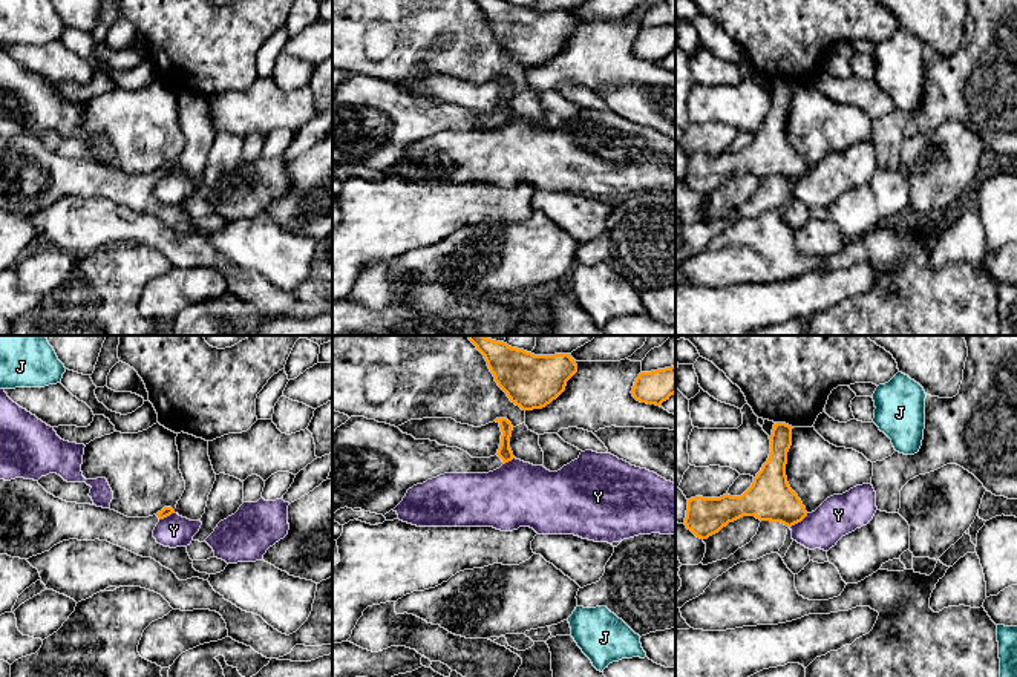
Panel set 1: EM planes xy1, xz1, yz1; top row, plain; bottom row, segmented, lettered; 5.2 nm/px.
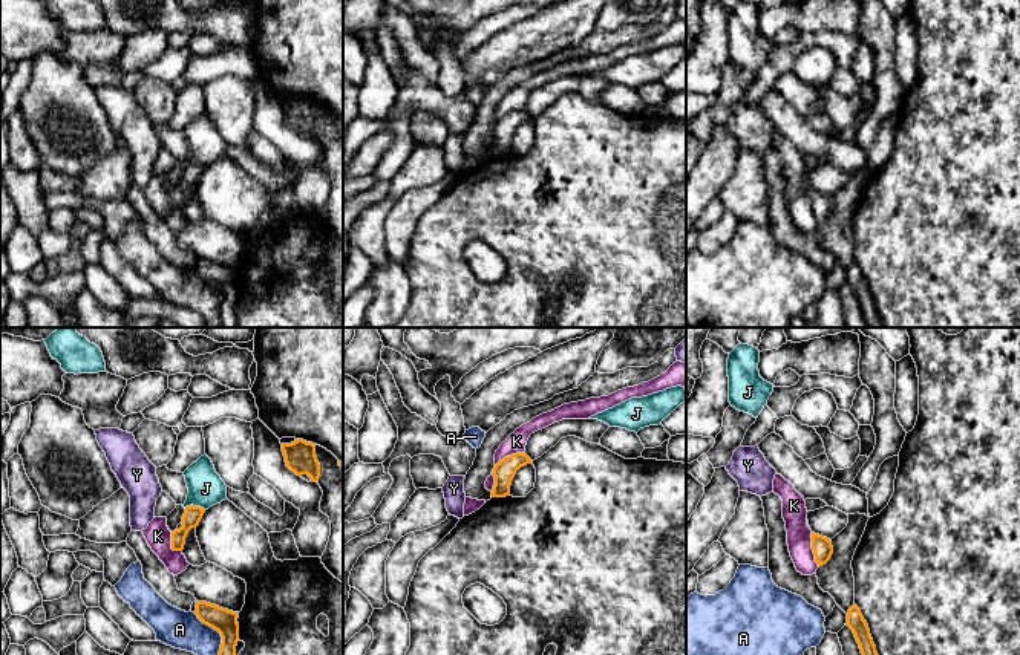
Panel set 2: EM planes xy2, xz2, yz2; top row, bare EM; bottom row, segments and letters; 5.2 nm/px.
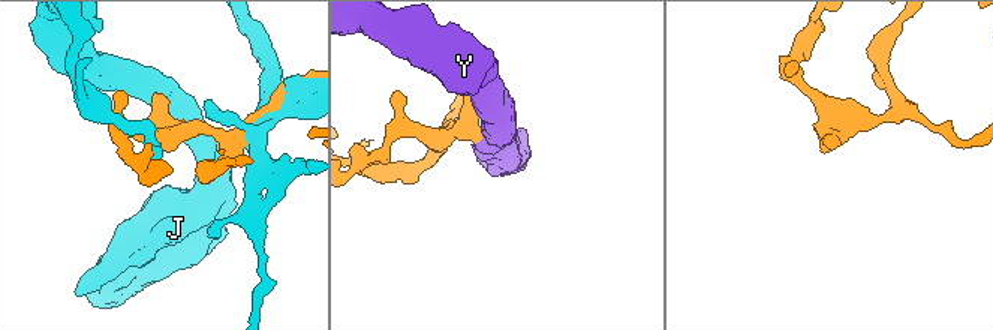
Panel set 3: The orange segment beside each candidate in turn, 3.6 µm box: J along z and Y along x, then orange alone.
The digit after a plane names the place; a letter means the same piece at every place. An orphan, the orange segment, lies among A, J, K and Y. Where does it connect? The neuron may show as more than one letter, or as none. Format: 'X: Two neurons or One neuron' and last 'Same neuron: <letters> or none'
A: Two neurons
J: Two neurons
K: Two neurons
Y: Two neurons
Same neuron: none

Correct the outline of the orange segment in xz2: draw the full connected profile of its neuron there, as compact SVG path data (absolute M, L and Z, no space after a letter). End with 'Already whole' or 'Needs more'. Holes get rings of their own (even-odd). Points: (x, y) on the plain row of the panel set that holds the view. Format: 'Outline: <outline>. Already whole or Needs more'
Outline: M516 110L499 118L493 125L495 142L492 155L510 153L510 142L516 129L531 119L525 110Z. Already whole

